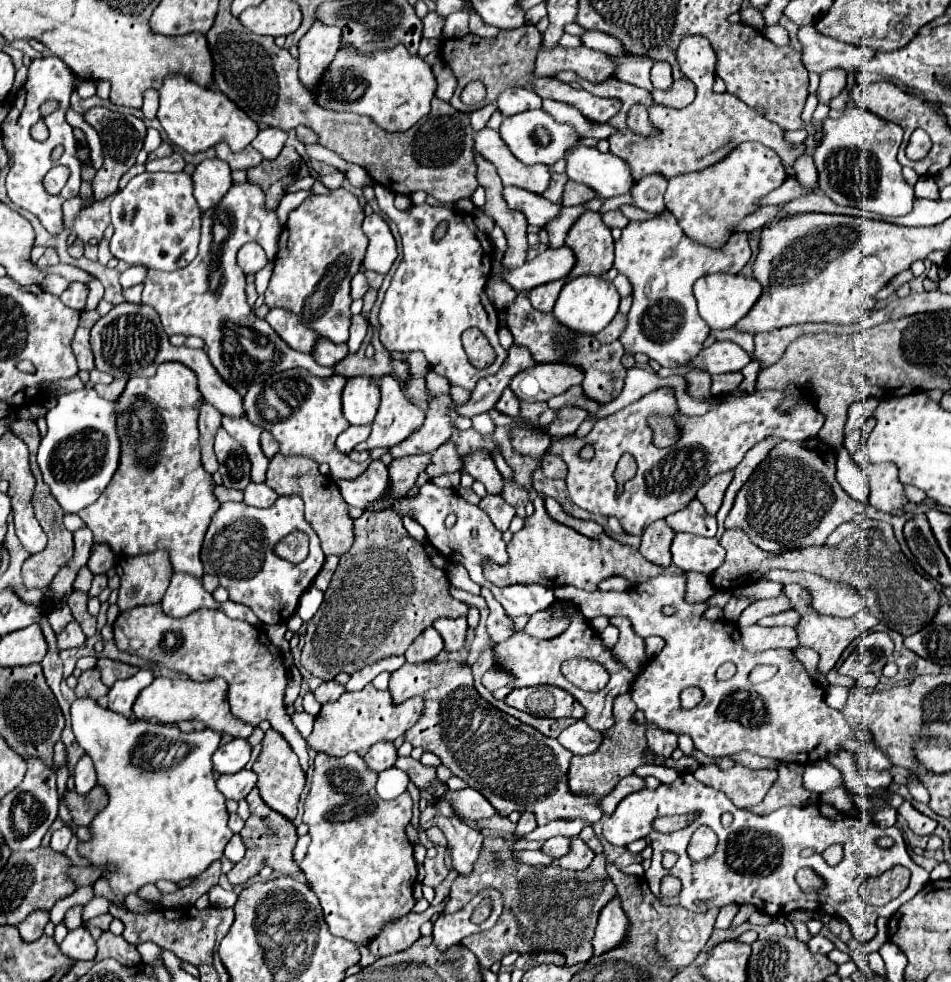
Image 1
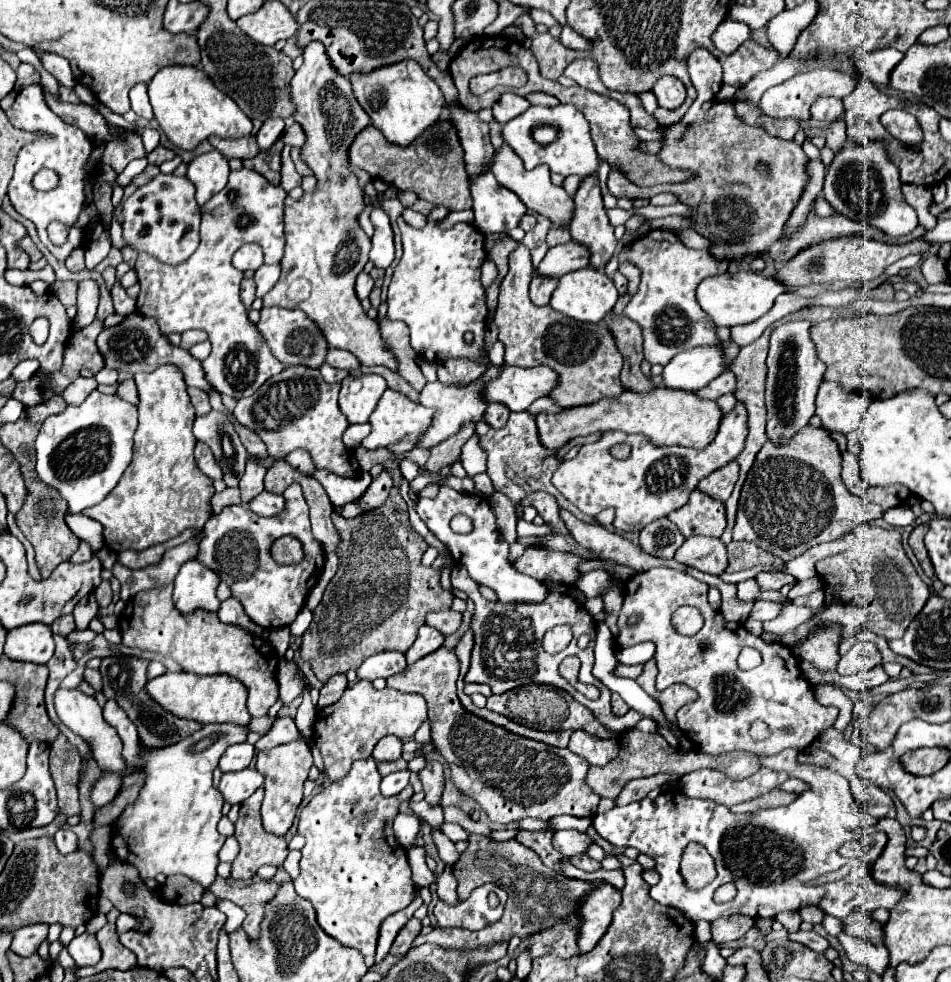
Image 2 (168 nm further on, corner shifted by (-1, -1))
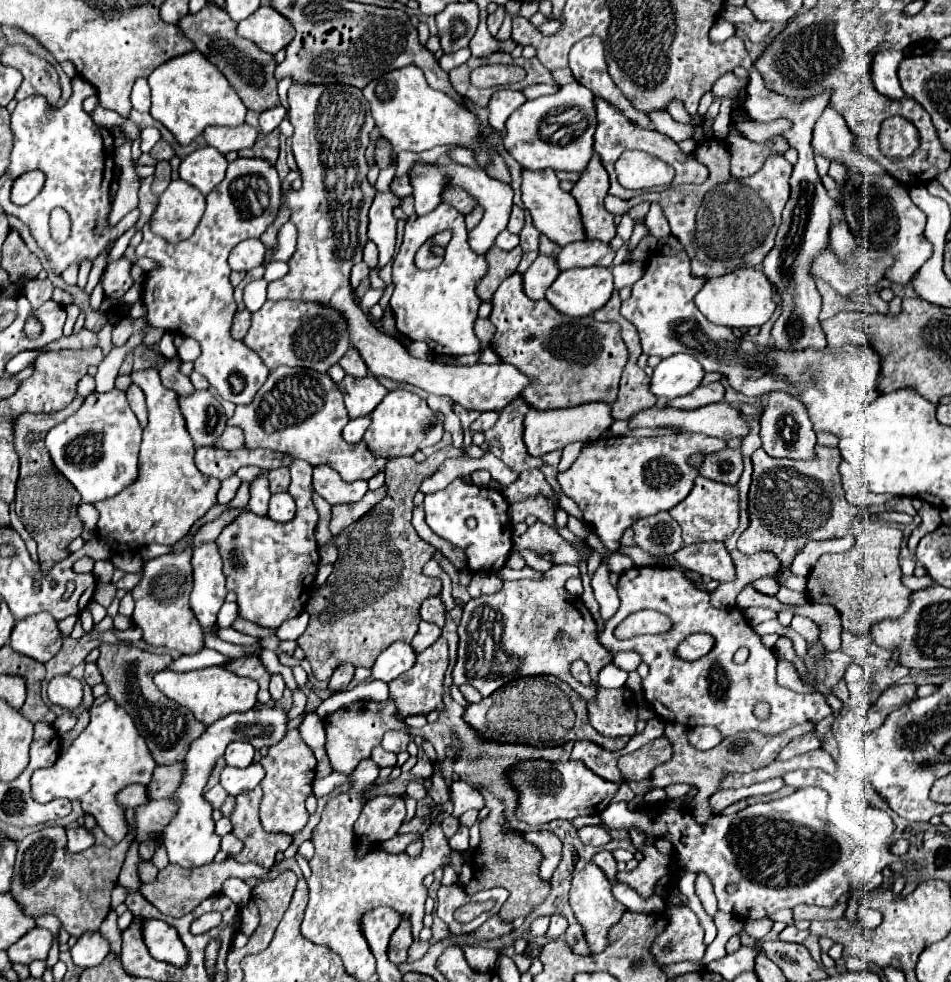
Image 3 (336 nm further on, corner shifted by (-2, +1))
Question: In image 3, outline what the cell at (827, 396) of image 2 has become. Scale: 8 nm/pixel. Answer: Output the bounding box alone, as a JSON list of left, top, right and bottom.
[621,254,881,438]

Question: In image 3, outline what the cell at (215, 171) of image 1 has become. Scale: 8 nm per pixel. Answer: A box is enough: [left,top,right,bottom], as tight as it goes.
[179,146,227,194]

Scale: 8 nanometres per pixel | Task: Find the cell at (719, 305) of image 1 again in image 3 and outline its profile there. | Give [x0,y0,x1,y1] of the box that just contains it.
[695,268,777,328]

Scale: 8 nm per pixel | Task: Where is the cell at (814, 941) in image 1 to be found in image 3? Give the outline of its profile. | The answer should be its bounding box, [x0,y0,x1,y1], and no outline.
[779,926,809,942]

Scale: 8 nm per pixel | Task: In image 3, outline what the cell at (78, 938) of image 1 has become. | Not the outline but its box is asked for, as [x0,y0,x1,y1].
[71,932,109,964]

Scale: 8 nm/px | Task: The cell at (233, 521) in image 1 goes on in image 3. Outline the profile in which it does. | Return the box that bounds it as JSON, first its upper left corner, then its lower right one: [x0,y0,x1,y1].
[215,460,319,628]

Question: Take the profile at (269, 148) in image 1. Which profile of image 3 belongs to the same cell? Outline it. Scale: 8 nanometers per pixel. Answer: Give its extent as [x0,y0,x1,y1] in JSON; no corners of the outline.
[259,106,287,136]

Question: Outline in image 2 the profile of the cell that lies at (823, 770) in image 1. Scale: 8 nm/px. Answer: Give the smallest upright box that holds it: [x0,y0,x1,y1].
[780,778,810,794]

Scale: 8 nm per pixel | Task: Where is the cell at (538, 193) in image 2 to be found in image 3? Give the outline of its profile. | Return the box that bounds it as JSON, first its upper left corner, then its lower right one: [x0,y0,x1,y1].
[523,170,585,248]

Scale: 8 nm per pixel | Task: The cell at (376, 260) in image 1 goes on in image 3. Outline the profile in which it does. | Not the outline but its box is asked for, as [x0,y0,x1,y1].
[369,192,403,266]

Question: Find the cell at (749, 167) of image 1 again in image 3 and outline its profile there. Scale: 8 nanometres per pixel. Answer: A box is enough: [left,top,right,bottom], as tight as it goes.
[645,204,671,238]

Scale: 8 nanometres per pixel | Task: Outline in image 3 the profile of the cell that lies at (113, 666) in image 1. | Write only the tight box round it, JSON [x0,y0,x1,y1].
[97,644,207,764]

